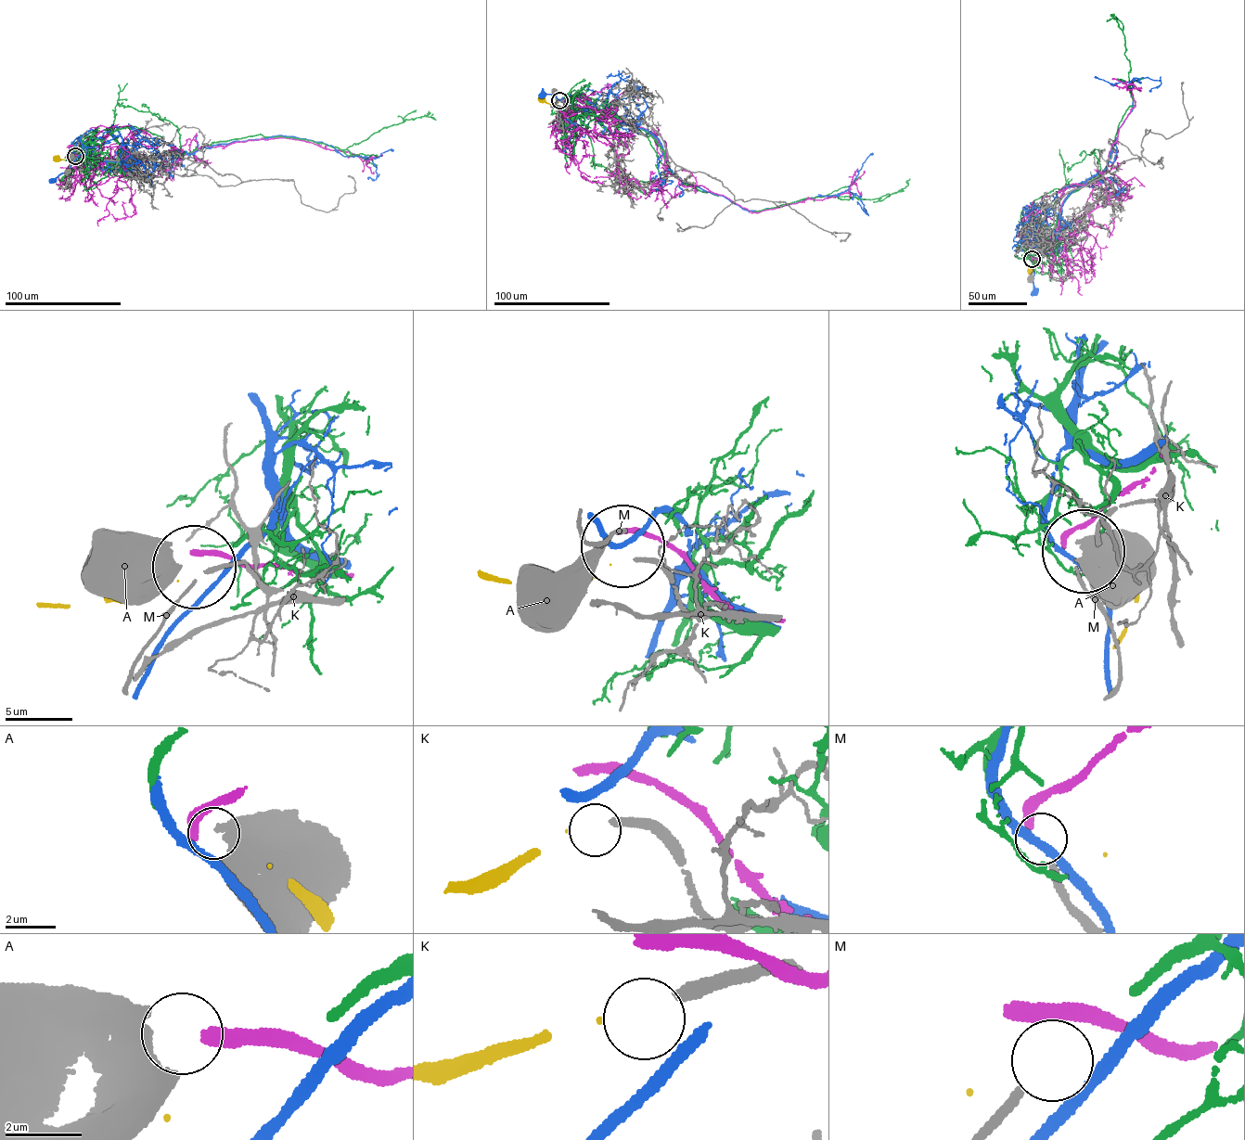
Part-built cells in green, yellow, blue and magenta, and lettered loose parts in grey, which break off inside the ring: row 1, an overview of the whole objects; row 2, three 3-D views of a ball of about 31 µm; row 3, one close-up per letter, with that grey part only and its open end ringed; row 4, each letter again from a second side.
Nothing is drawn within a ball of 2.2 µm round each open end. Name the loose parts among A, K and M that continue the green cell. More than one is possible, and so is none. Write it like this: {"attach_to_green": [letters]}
{"attach_to_green": []}

